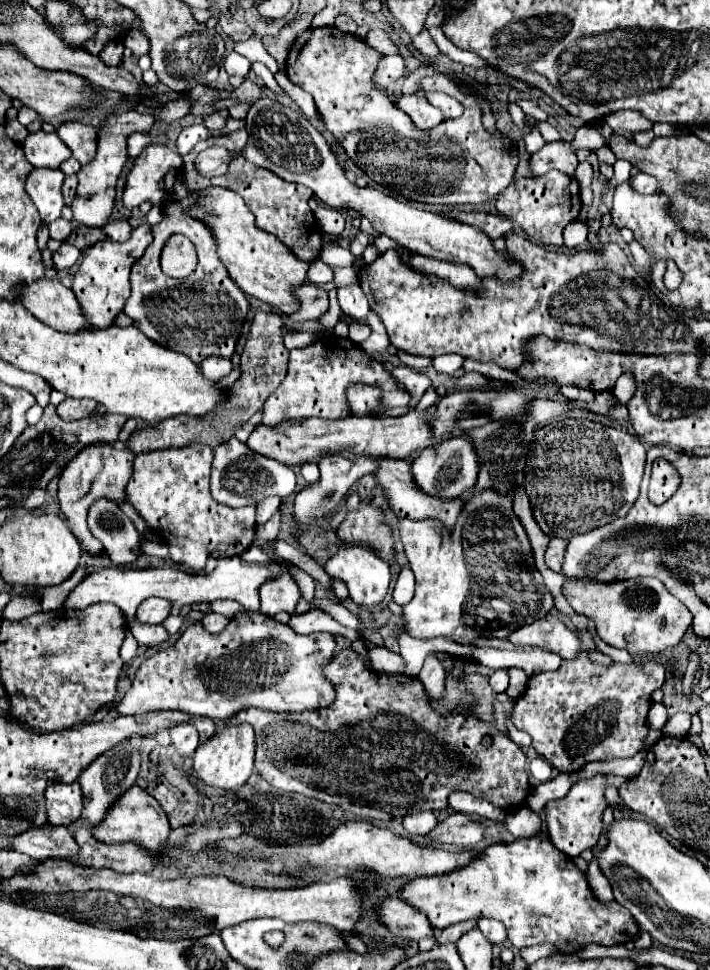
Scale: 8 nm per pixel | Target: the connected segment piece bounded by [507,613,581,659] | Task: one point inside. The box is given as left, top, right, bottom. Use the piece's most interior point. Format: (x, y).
(549, 633)

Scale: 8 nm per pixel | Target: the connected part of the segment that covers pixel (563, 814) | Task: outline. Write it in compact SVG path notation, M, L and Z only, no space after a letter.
M595 775L591 779L583 779L583 781L579 781L579 783L575 783L571 787L567 797L551 801L545 807L545 811L547 811L545 819L547 819L549 837L551 837L553 845L557 849L561 849L569 857L577 857L581 851L595 847L597 841L599 841L601 815L603 815L605 807L608 806L605 797L603 797L605 785L601 783L601 779L603 779L603 775Z

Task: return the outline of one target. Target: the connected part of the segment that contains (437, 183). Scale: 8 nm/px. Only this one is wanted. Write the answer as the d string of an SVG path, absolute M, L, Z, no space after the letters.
M321 27L305 31L293 43L285 73L295 85L311 93L325 129L343 145L349 159L363 171L377 171L367 175L393 195L419 203L475 205L503 191L517 171L517 145L503 131L487 131L483 127L483 111L477 101L483 95L477 91L465 95L453 77L445 73L425 77L419 83L421 89L443 91L455 97L465 105L465 113L461 119L445 119L429 133L421 131L393 103L389 91L373 81L381 59L383 55L369 47L367 41L341 33L335 27Z

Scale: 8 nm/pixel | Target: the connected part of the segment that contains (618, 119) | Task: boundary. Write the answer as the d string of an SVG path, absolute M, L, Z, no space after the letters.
M615 111L615 113L609 113L605 119L603 119L611 129L623 129L623 131L647 131L653 127L653 123L645 117L641 117L641 113L637 111Z

